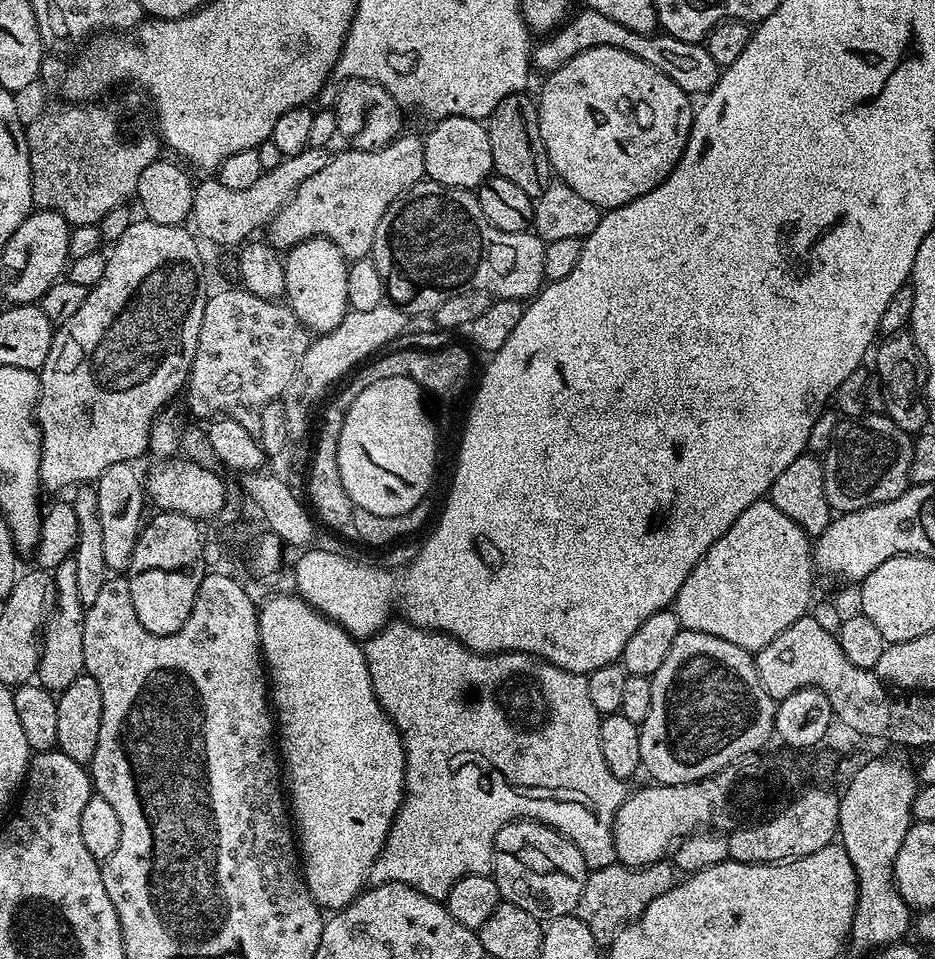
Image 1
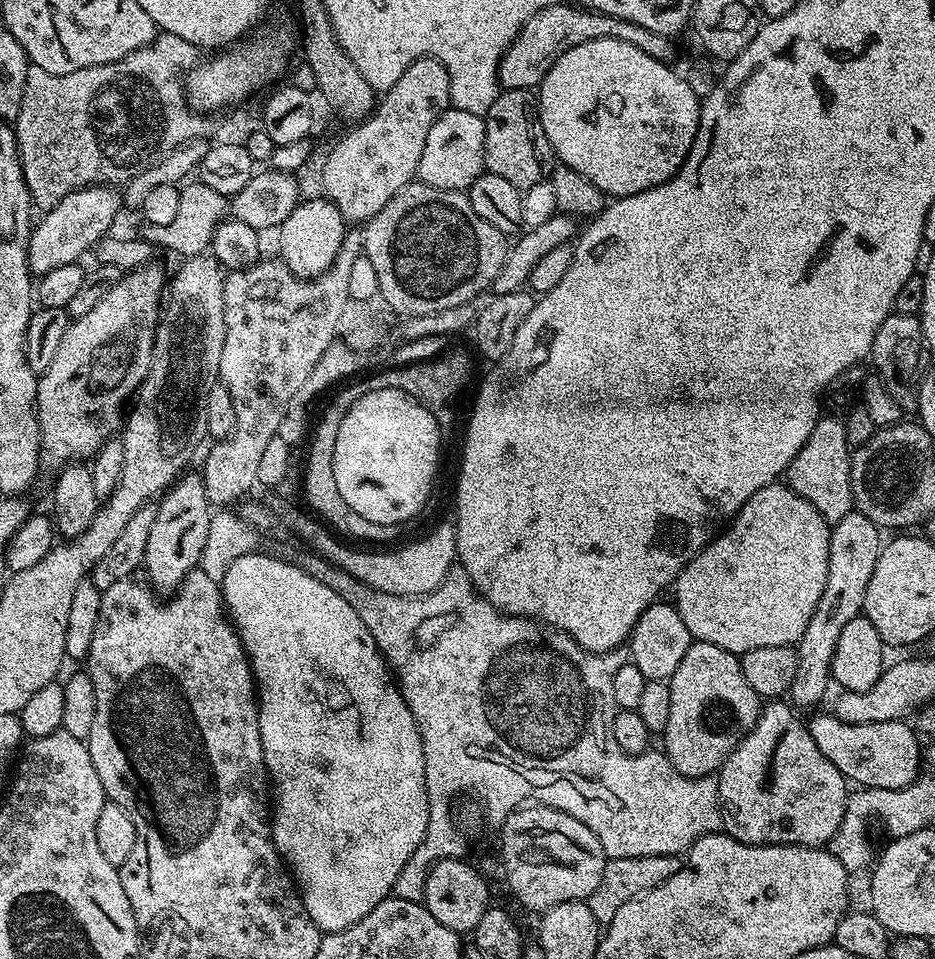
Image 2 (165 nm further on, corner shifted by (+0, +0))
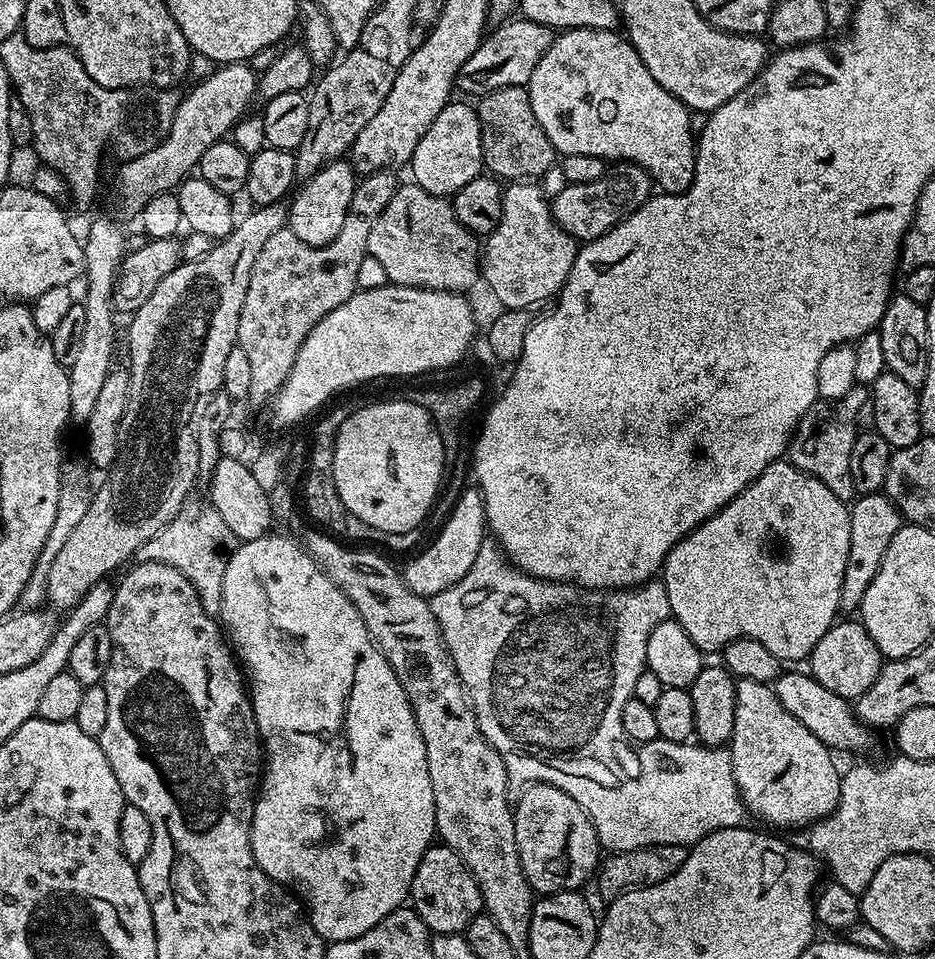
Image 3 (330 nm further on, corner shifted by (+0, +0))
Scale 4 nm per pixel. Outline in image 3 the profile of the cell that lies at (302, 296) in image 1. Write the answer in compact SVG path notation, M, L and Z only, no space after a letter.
M341 158L326 165L295 189L288 209L287 227L310 246L326 246L334 242L334 238L338 238L338 230L342 230L342 222L346 222L357 183L357 173L347 159Z

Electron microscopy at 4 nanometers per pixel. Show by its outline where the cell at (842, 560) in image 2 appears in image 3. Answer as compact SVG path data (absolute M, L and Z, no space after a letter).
M883 494L870 496L857 495L850 504L850 554L846 554L846 574L842 574L841 609L859 609L866 590L870 590L870 582L874 582L874 574L878 574L878 566L886 554L886 546L898 534L902 527L902 517L892 501Z

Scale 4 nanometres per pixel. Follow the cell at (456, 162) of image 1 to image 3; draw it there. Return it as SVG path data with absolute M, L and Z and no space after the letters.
M449 102L434 118L434 126L422 134L422 142L418 142L418 150L414 150L410 161L411 179L422 190L441 198L456 195L466 182L485 171L484 151L482 150L482 130L475 107L470 103L456 104Z

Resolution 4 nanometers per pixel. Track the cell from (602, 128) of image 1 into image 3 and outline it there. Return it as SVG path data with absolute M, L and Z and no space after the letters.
M570 28L553 39L550 50L542 54L542 62L534 66L526 85L530 106L538 117L538 126L546 130L546 138L556 147L561 157L570 154L594 154L605 162L637 164L652 175L664 194L679 194L692 185L696 169L696 140L690 110L670 90L658 86L650 70L638 58L632 45L619 31Z

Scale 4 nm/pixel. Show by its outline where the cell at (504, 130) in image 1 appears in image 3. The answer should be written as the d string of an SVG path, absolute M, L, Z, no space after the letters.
M506 86L494 88L491 92L479 97L480 104L475 105L482 130L482 150L484 151L484 166L491 175L504 182L532 182L536 176L544 176L553 171L558 160L556 147L546 138L546 130L538 126L538 117L534 115L534 106L530 106L530 94L524 86Z

